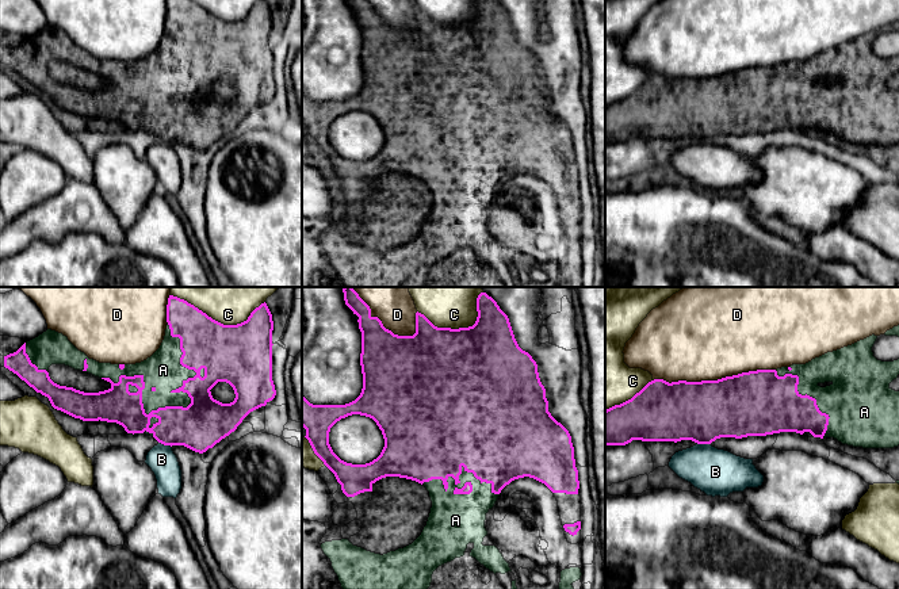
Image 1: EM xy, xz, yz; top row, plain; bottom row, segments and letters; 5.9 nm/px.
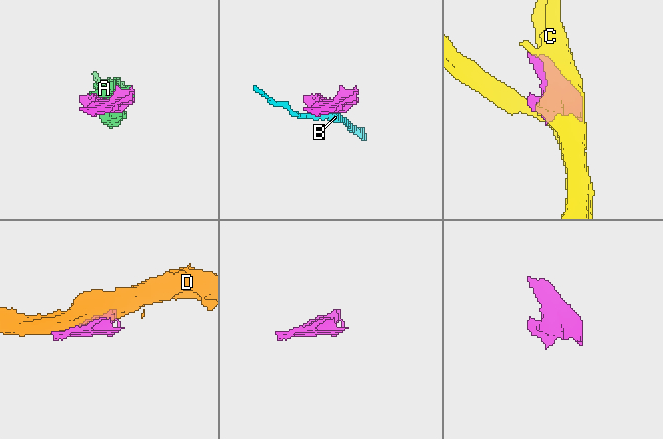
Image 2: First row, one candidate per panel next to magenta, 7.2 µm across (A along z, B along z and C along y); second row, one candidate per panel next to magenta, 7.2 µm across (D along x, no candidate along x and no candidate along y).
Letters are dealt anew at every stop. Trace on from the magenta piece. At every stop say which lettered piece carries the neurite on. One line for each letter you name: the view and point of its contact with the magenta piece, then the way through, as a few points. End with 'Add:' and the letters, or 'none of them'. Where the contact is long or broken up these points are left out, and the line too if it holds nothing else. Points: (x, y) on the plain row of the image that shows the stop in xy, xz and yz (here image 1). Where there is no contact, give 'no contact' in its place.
A: meets magenta in xy at (150, 108)
Add: A

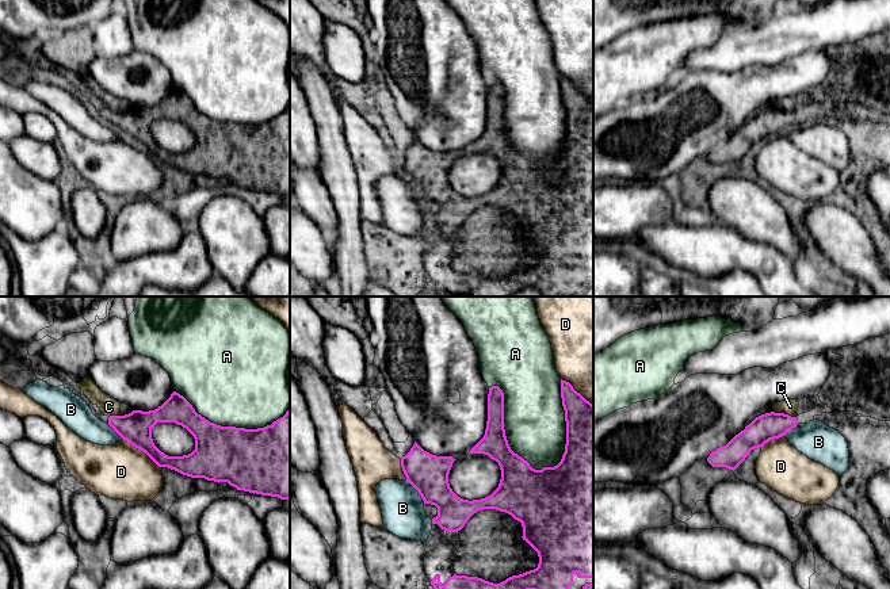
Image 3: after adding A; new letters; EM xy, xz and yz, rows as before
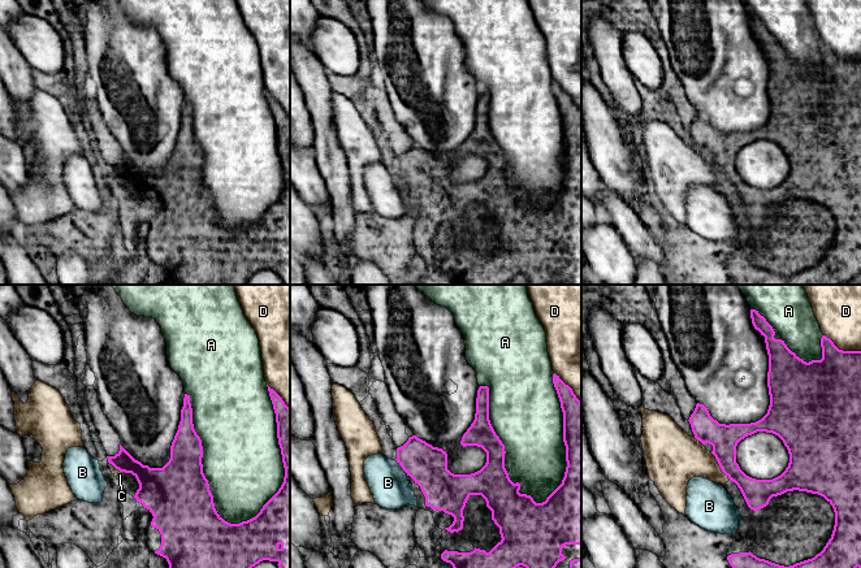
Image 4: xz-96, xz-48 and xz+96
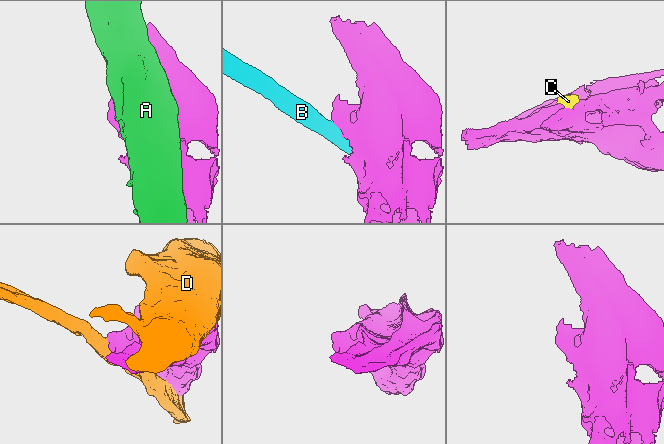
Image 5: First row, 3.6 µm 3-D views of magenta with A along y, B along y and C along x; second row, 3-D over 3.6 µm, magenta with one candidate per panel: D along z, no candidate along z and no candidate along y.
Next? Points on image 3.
Add: none of them

